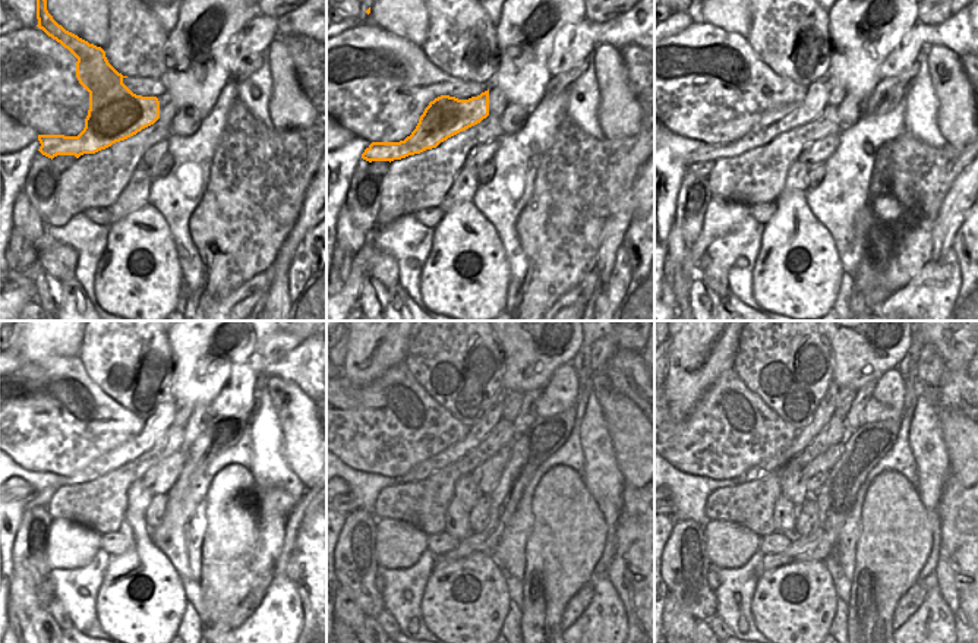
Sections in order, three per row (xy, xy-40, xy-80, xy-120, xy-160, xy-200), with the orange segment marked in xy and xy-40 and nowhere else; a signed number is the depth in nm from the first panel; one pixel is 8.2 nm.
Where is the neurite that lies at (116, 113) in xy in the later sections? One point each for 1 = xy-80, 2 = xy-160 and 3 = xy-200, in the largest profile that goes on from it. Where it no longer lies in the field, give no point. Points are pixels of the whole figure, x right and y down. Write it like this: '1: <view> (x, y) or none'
1: xy-80 (773, 123)
2: xy-160 (494, 413)
3: xy-200 (825, 410)

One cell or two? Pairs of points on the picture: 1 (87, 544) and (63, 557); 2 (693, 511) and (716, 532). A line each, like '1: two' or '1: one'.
1: one
2: two

